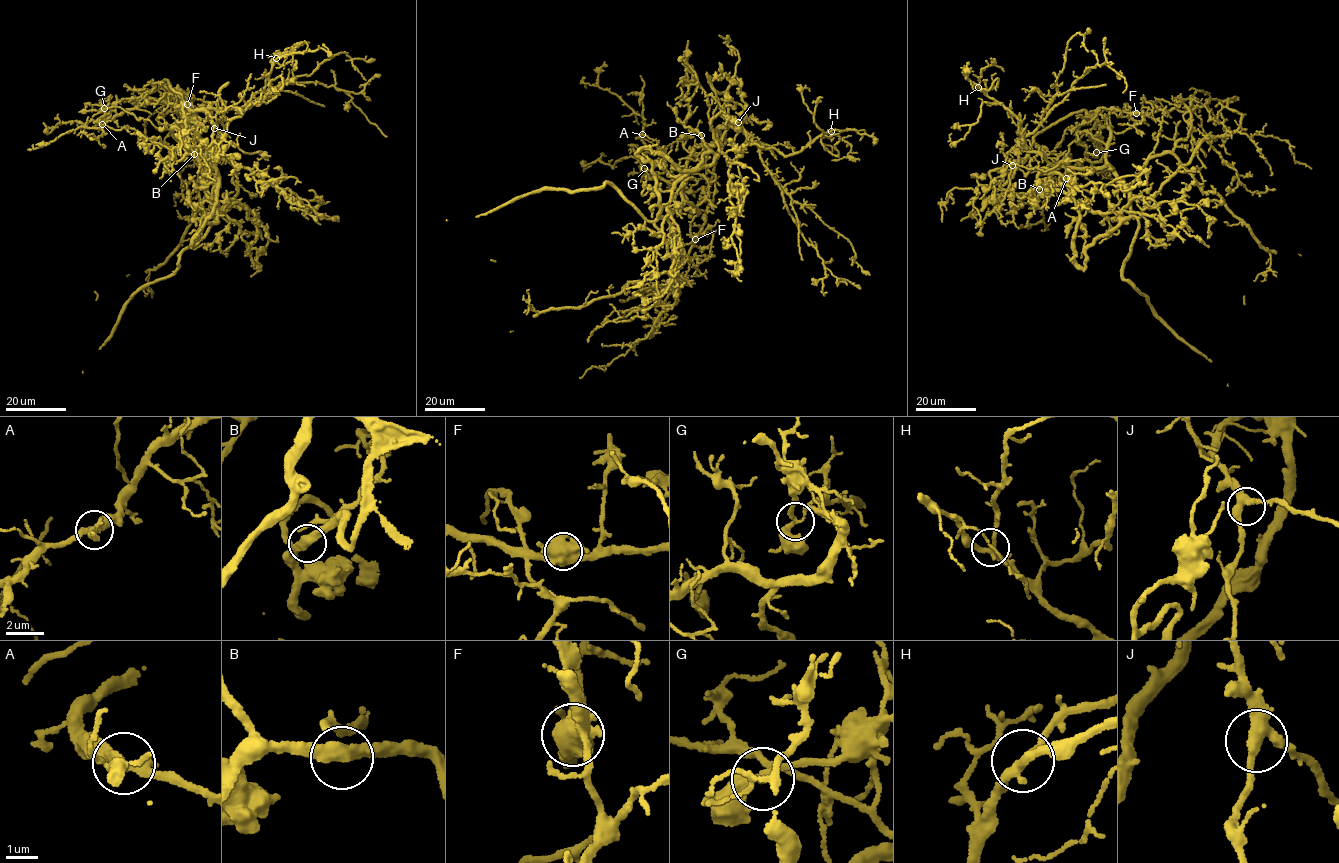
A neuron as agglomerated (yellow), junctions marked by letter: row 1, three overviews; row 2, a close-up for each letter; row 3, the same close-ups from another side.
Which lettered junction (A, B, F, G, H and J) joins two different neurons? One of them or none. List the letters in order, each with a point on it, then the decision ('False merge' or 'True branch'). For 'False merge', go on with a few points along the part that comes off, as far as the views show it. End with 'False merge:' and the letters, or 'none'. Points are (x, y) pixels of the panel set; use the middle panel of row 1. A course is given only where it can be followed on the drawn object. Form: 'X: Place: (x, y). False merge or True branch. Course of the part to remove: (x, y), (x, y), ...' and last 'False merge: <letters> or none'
A: Place: (642, 134). True branch
B: Place: (701, 135). True branch
F: Place: (695, 239). True branch
G: Place: (644, 168). False merge. Course of the part to remove: (644, 168), (670, 173), (691, 191), (709, 183), (728, 112), (728, 94), (716, 92), (730, 125), (761, 147)
H: Place: (831, 131). True branch
J: Place: (738, 122). True branch
False merge: G

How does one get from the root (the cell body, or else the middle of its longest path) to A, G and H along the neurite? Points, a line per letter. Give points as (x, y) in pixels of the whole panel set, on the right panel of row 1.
A: (1084, 169), (1105, 166), (1109, 126), (1101, 129), (1098, 148), (1103, 153), (1099, 160), (1075, 165), (1066, 178)
G: (1084, 169), (1105, 166), (1106, 143), (1111, 131), (1109, 126), (1101, 129), (1098, 143), (1102, 152), (1096, 152)
H: (1084, 169), (1053, 165), (1037, 152), (1013, 150), (1022, 143), (1027, 147), (1022, 145), (1020, 121), (978, 87)

